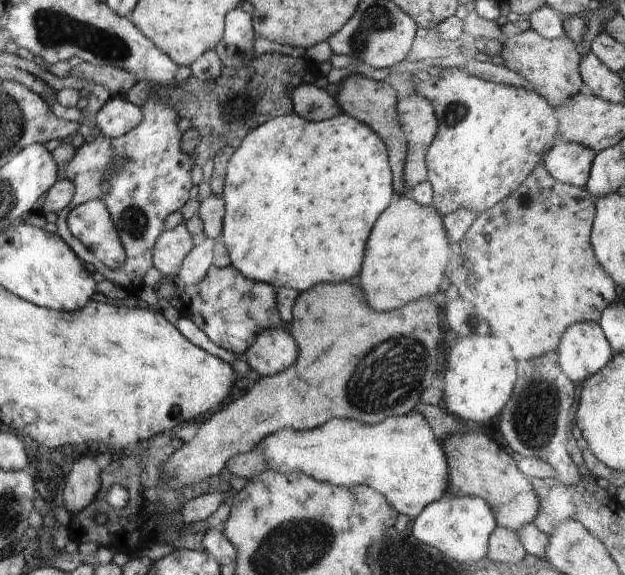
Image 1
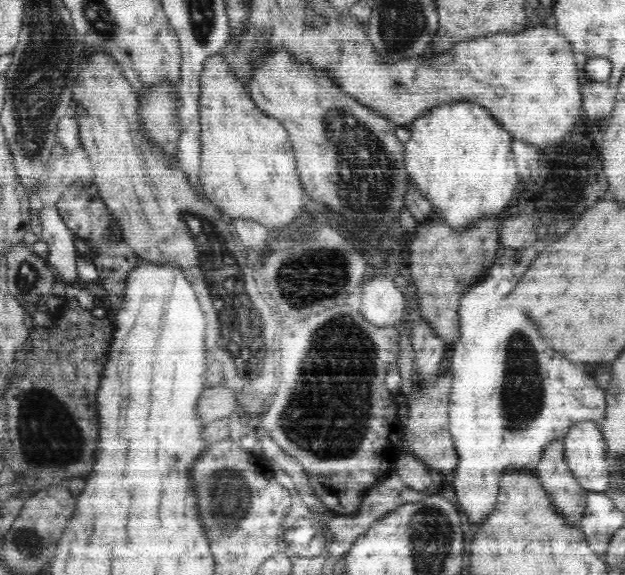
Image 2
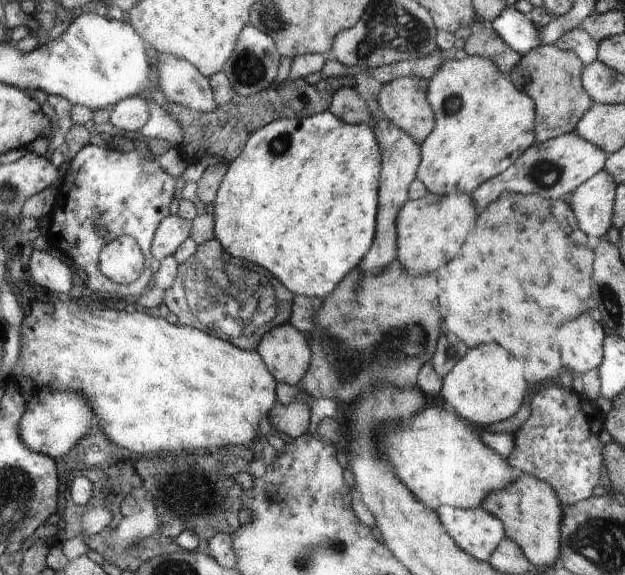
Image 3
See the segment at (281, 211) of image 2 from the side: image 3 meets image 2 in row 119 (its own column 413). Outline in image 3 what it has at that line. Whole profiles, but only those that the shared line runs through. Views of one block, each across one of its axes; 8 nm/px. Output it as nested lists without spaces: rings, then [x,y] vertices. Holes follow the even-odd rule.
[[[470,193],[436,195],[427,194],[422,199],[411,199],[400,211],[397,218],[399,256],[397,261],[414,270],[412,276],[422,276],[434,272],[436,268],[448,264],[472,234],[480,214]]]

